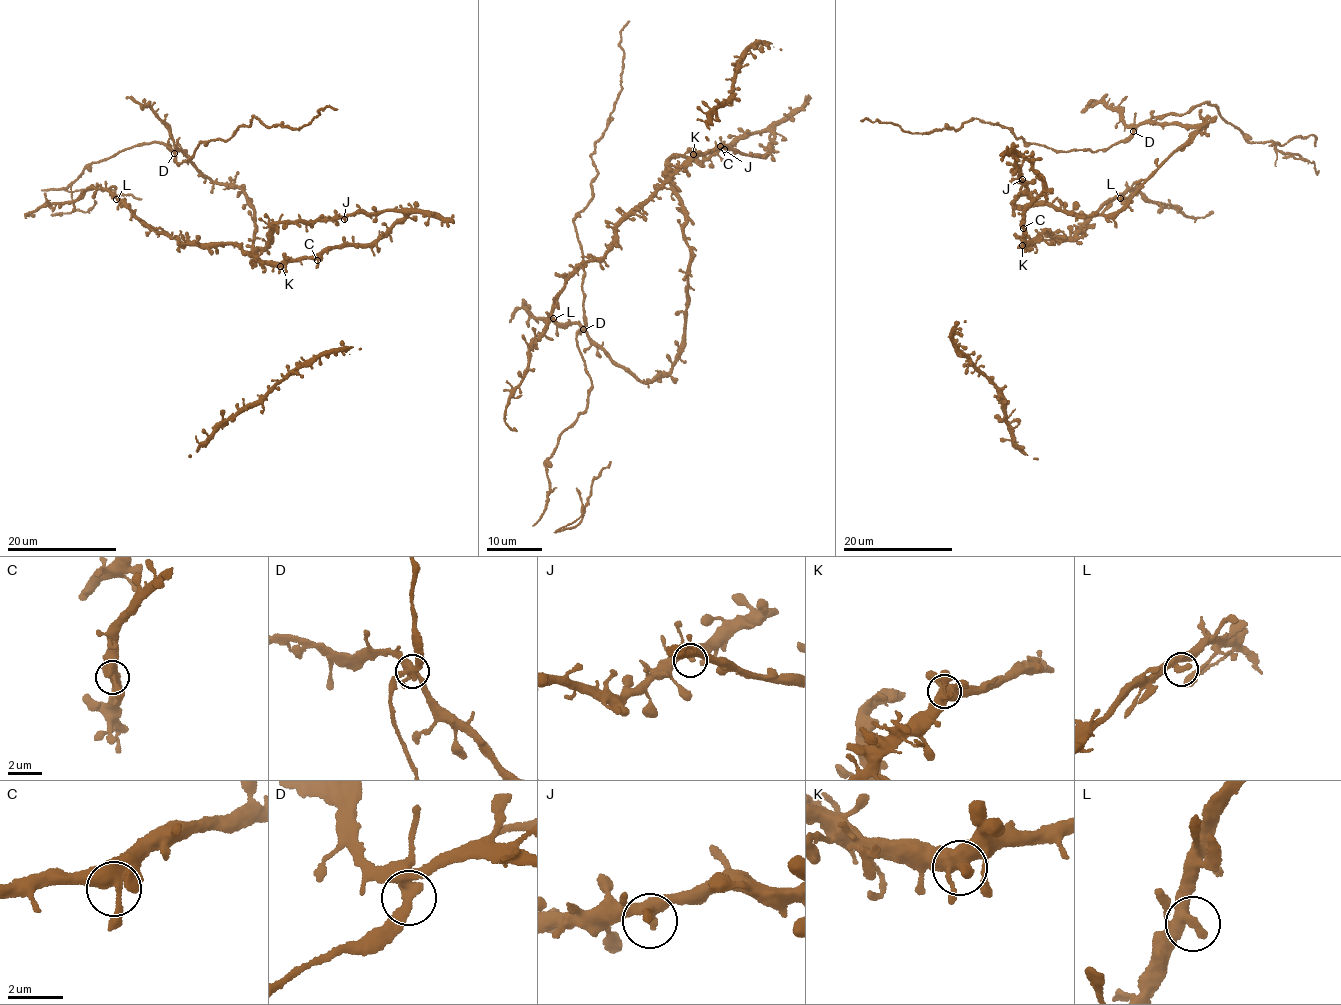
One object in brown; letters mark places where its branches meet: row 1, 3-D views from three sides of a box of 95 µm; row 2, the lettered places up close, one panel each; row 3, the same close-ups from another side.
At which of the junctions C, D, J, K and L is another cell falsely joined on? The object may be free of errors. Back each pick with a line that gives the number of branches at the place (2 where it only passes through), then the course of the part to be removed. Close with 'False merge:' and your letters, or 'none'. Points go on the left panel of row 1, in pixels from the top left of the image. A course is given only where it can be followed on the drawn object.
D: 4 branches meet
False merge: D

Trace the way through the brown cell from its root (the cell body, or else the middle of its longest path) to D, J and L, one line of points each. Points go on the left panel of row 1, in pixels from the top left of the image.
D: (271, 230), (255, 254), (253, 210), (241, 189), (210, 181), (178, 149), (174, 154)
J: (271, 230), (276, 224), (344, 219)
L: (271, 230), (357, 213), (404, 215), (369, 244), (346, 242), (268, 264), (229, 243), (184, 246), (116, 199)

